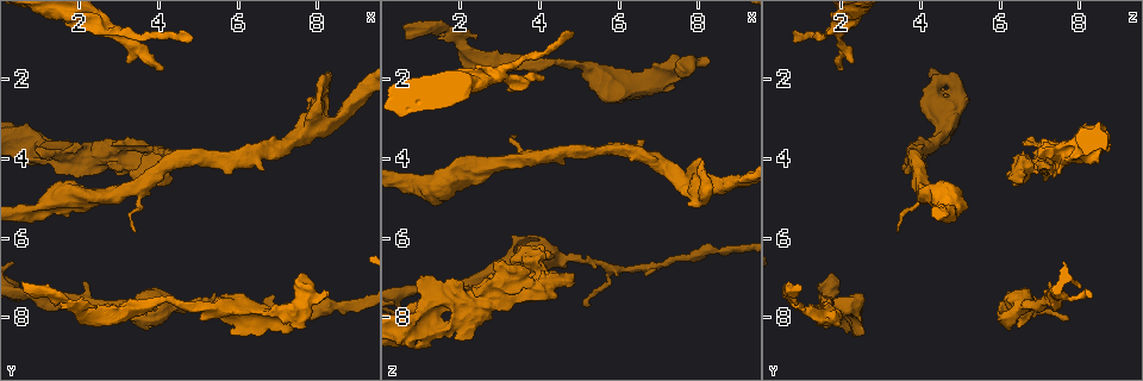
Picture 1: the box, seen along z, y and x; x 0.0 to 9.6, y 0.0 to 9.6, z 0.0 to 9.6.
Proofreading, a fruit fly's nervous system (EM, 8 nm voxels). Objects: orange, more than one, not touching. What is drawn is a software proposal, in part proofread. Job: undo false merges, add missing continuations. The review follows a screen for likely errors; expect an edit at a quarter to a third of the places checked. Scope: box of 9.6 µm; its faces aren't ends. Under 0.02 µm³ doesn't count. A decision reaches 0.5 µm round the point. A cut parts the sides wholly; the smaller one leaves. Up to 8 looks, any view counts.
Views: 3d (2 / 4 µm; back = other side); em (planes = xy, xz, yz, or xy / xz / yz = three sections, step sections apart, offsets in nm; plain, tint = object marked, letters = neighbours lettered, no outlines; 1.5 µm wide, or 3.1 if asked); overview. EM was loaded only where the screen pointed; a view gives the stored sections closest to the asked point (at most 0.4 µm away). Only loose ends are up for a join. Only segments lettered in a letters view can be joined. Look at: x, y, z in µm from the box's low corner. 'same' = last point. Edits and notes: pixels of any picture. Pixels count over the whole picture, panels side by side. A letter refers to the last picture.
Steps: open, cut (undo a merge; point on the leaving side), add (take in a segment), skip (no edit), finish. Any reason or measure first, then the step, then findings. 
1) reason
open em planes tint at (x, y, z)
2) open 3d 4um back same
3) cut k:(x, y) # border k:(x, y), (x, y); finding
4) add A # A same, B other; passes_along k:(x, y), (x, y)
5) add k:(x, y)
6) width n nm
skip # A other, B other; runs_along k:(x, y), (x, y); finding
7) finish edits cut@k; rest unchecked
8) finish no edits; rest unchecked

an open end
open 3d 4um at (4.30, 4.60, 6.55)

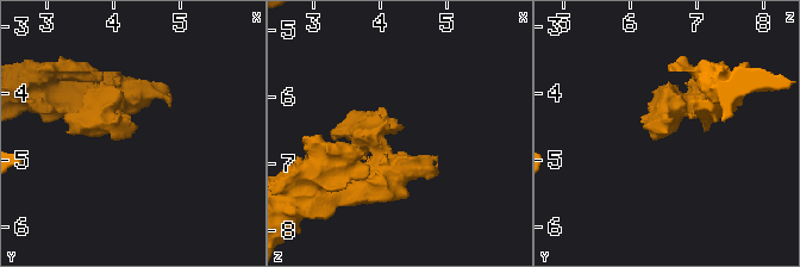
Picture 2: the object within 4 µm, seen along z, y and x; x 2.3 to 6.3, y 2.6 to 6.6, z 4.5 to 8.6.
open em xz step 4 letters at (4.30, 4.60, 6.50)

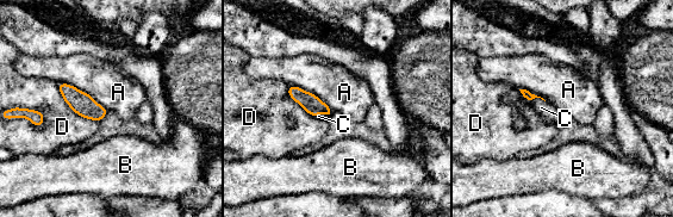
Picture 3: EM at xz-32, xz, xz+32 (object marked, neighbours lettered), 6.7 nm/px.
another direction
open em planes letters same

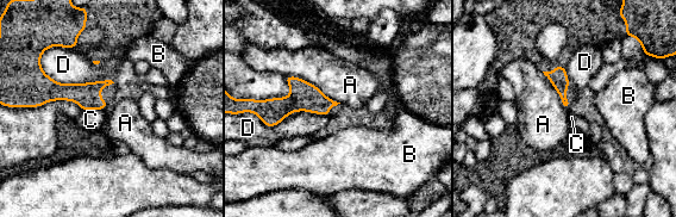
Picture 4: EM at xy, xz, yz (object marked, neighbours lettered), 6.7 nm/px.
longest_contact D 500 nm
skip # A other, B other, C other, D other; no lettered segment goes on from it

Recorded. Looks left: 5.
thick turns thin
open 3d 4um at (0.95, 3.95, 8.05)

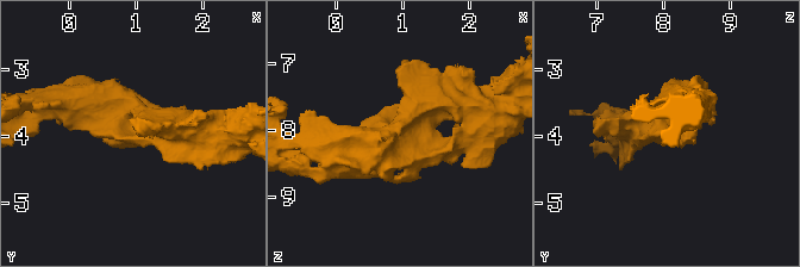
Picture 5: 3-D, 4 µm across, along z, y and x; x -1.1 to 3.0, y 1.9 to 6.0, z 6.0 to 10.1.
arms 3; arm_widths 200, 380, 550 nm
open em xy step 4 tint same

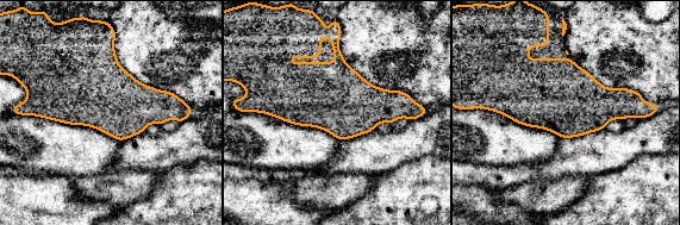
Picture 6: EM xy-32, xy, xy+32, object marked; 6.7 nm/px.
another direction
open em planes letters same

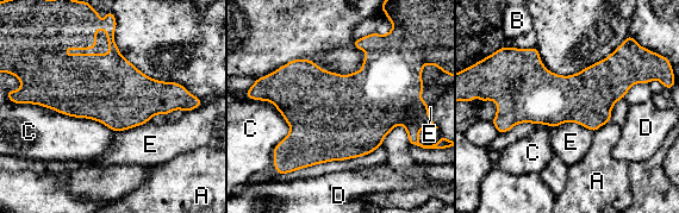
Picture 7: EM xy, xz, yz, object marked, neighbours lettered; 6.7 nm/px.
width 460 nm
skip # A other, B other, C other, D other, E other; border 7:(30, 102), (95, 119), (114, 132); continuous, no second neuron

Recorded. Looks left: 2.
free end
open em planes letters at (4.10, 1.80, 1.90)

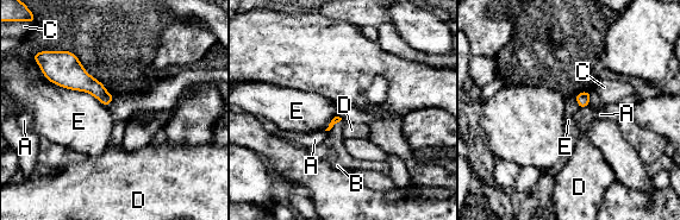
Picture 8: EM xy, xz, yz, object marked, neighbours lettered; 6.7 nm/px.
skip # A other, B other, C other, D other, E other; border 8:(42, 71), (106, 107); no lettered segment goes on from it

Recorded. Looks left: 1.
finish no edits; rest unchecked

